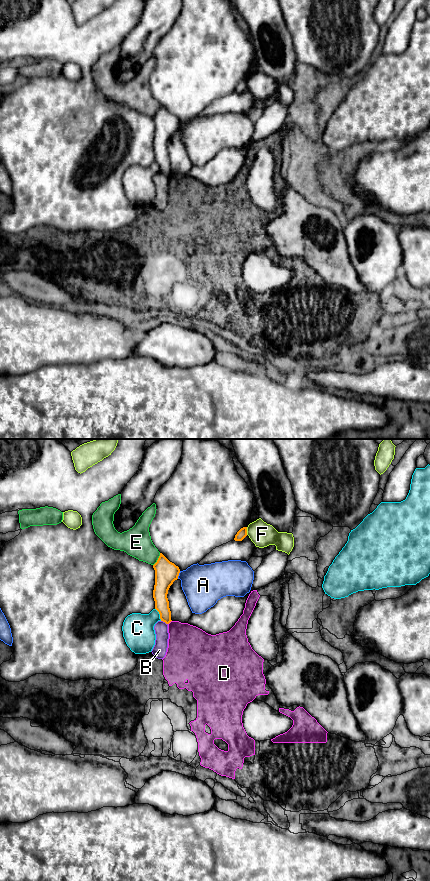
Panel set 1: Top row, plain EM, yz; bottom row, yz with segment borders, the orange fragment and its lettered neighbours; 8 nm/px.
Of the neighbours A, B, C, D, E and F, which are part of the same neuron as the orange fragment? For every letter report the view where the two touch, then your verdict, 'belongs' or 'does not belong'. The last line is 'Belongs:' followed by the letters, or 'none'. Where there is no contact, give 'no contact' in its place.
A: contact in yz; does not belong
B: contact in yz; does not belong
C: contact in yz; does not belong
D: contact in yz; does not belong
E: contact in yz; does not belong
F: contact in yz; does not belong
Belongs: none

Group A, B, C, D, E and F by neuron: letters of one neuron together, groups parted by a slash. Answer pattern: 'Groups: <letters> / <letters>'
Groups: A / B E / C / D / F

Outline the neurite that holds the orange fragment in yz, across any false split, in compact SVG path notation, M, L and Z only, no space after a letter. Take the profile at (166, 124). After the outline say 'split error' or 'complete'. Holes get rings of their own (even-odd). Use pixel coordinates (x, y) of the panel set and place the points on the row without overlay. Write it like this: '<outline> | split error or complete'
M160 105L153 120L155 122L155 137L153 142L155 161L159 164L161 173L169 176L172 172L167 146L170 138L178 131L180 121L162 105Z | complete

